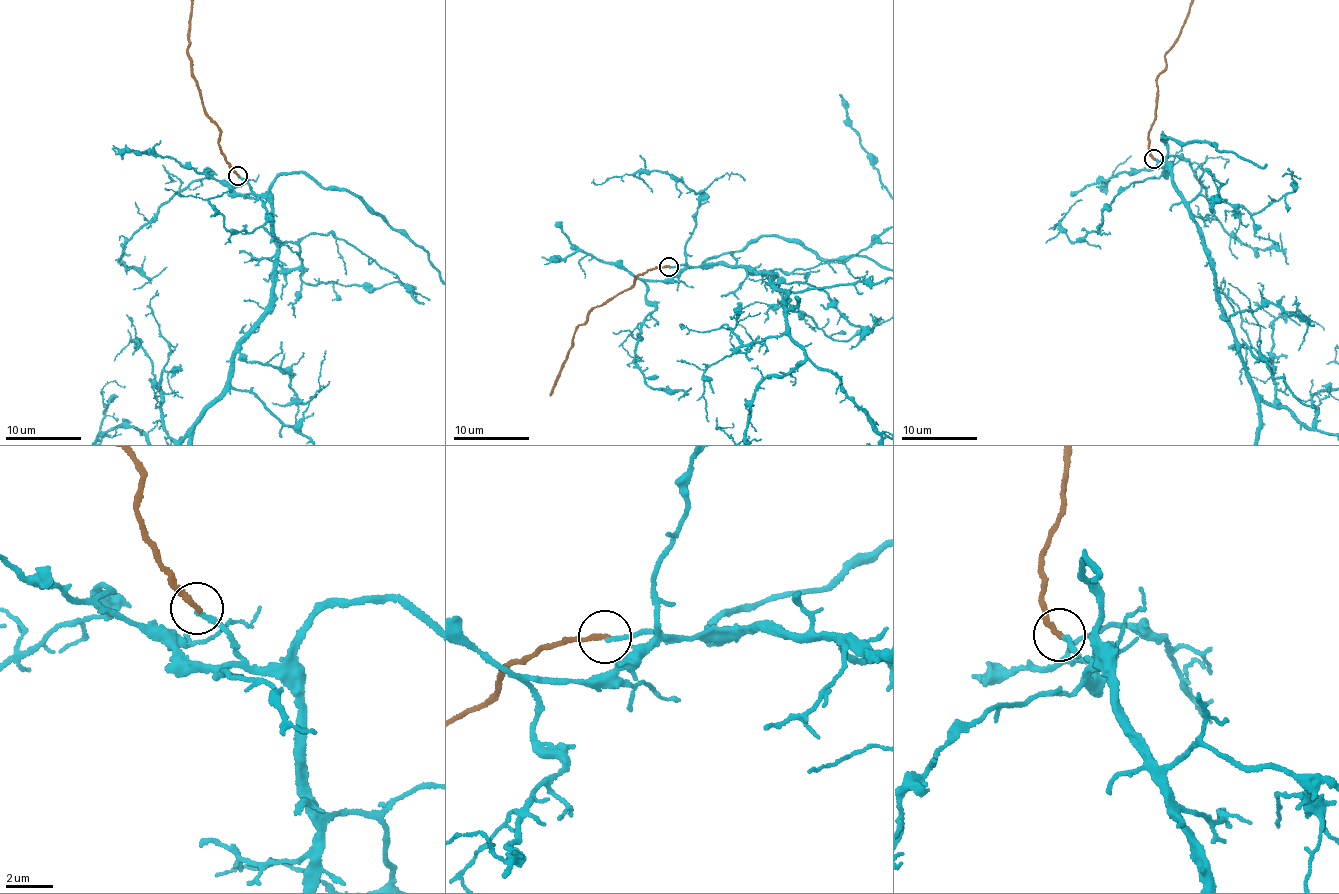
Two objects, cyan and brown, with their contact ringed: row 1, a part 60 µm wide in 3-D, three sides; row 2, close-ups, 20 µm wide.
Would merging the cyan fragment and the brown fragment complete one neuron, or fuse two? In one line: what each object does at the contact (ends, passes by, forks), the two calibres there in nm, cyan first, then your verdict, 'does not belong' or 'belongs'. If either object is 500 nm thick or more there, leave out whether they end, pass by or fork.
cyan ends there; brown ends there; 190 nm thick on the cyan side, 240 nm on the other; does not belong

